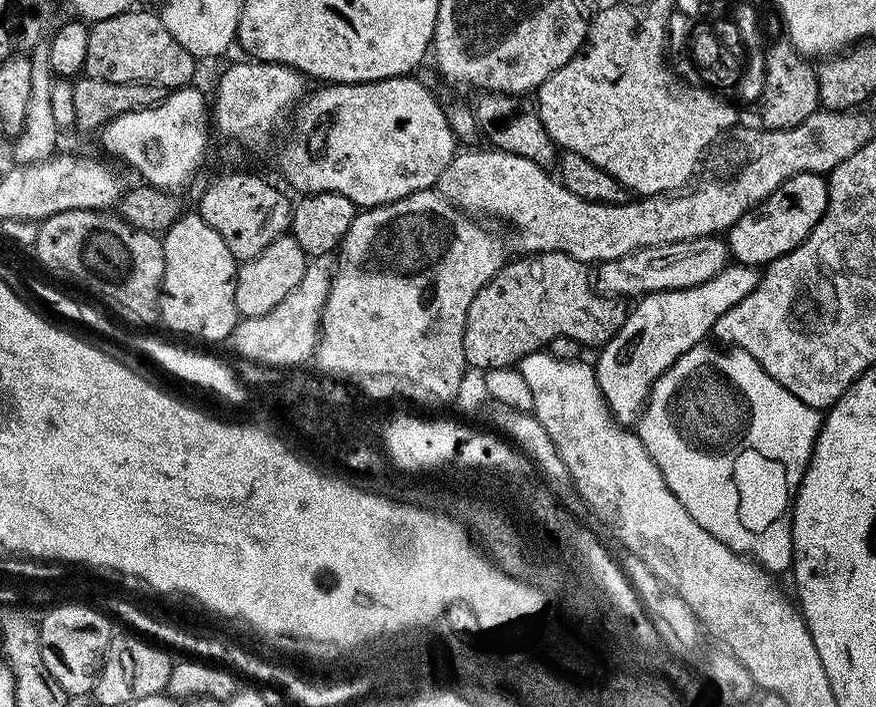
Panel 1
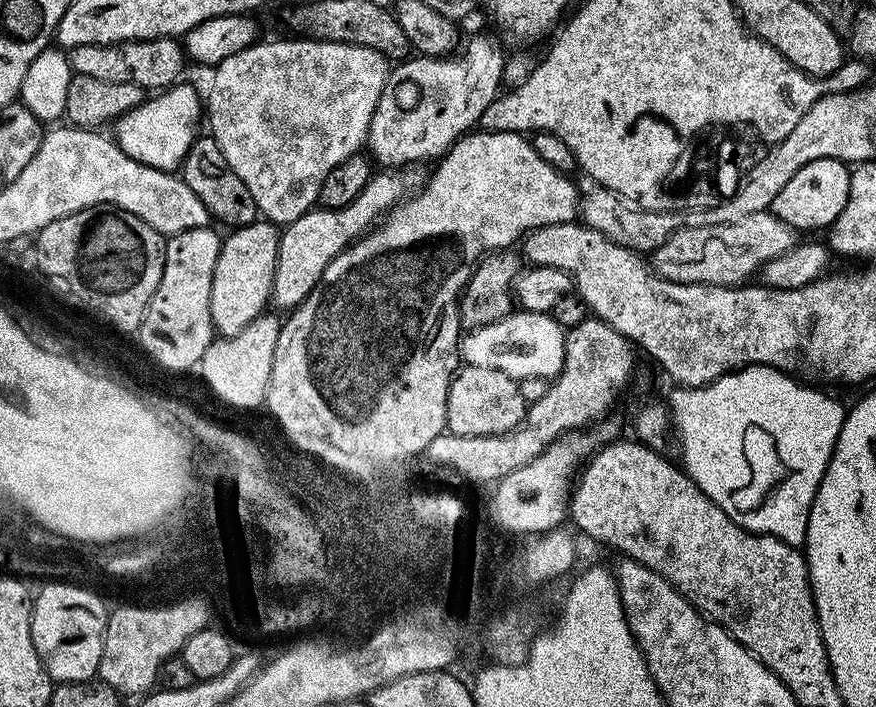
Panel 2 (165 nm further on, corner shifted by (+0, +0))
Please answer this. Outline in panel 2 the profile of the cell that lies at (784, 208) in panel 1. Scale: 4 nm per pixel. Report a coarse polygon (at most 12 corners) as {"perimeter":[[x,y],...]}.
{"perimeter":[[806,162],[770,209],[787,228],[831,229],[850,198],[849,165]]}

